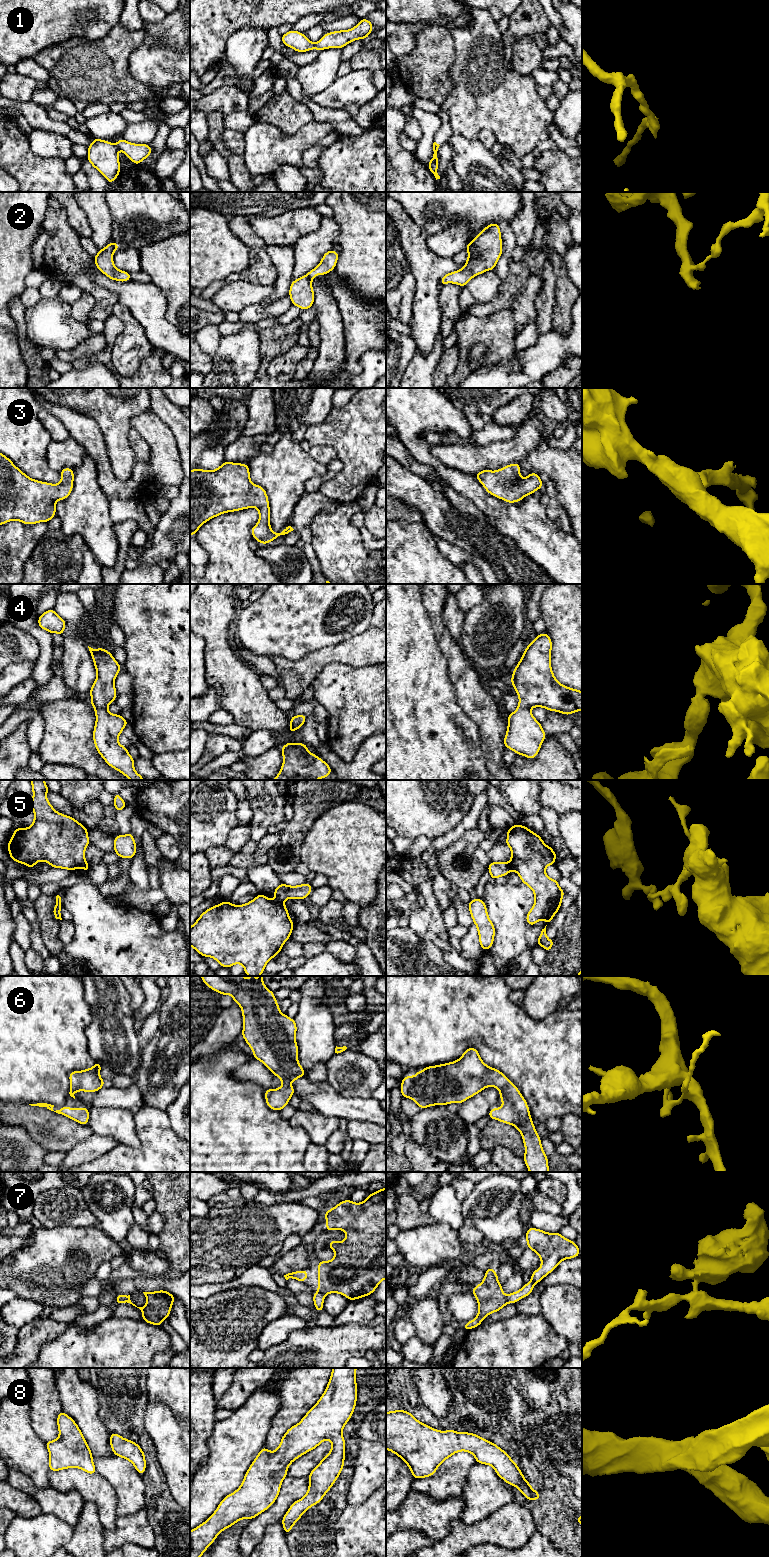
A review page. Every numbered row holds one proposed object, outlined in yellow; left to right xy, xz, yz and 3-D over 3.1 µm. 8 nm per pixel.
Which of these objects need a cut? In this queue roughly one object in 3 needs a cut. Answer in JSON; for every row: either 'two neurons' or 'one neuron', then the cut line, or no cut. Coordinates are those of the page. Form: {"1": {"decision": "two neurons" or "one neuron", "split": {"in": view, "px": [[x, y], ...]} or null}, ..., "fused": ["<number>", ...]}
{"1": {"decision": "two neurons", "split": {"in": "xy", "px": [[114, 144], [119, 149]]}}, "2": {"decision": "two neurons", "split": {"in": "xz", "px": [[307, 274], [311, 280]]}}, "3": {"decision": "one neuron", "split": null}, "4": {"decision": "one neuron", "split": null}, "5": {"decision": "two neurons", "split": {"in": "xz", "px": [[277, 899], [282, 902]]}}, "6": {"decision": "one neuron", "split": null}, "7": {"decision": "two neurons", "split": {"in": "xz", "px": [[317, 1292], [324, 1295]]}}, "8": {"decision": "one neuron", "split": null}, "fused": ["1", "2", "5", "7"]}

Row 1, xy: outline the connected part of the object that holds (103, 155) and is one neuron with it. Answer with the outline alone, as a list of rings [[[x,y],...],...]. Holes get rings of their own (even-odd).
[[[99,138],[93,139],[88,146],[88,161],[106,178],[108,183],[114,182],[120,174],[118,151],[115,144]]]

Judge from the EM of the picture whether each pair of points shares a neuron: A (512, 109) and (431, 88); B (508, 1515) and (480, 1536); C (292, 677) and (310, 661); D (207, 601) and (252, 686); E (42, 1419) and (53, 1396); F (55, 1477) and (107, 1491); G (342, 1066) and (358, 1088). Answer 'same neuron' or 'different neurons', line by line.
A: different neurons
B: same neuron
C: same neuron
D: same neuron
E: same neuron
F: same neuron
G: same neuron

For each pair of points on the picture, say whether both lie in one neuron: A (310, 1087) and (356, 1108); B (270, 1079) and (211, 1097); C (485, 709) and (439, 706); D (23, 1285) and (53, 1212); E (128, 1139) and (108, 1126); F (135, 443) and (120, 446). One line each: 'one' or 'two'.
A: one
B: two
C: two
D: two
E: one
F: two

